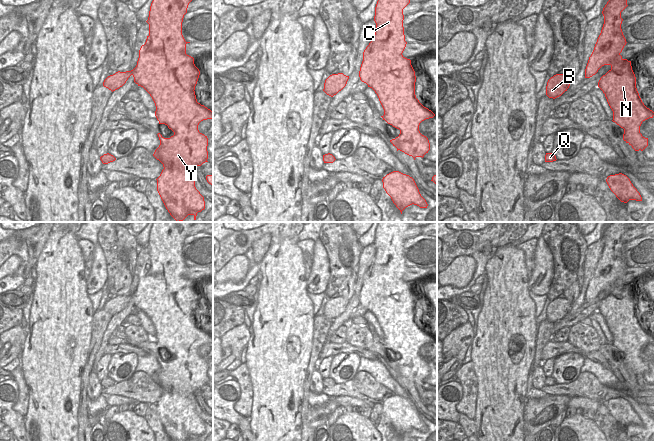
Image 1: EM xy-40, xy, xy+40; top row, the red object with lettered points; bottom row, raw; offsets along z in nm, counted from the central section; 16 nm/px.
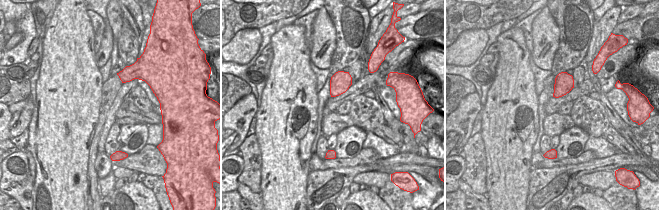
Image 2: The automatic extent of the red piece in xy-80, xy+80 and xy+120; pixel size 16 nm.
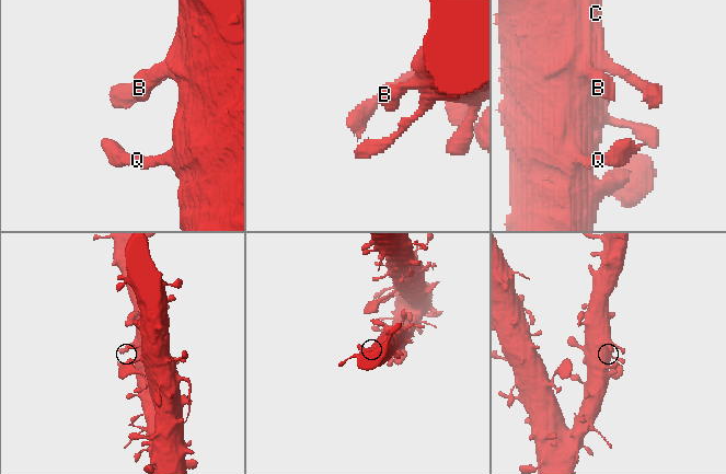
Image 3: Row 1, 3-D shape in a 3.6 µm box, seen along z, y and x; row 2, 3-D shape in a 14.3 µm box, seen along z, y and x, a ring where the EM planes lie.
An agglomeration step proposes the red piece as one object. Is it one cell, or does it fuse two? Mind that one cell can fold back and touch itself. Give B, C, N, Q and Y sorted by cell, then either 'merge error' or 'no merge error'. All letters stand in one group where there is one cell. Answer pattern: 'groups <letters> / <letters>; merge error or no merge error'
groups B C N Q Y; no merge error

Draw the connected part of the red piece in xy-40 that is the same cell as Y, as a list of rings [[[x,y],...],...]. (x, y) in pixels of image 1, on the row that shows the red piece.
[[[153,0],[150,6],[149,17],[146,21],[149,24],[149,35],[146,42],[139,50],[139,58],[136,67],[131,71],[116,72],[108,76],[103,86],[112,92],[122,87],[128,78],[132,75],[134,82],[143,87],[152,97],[155,106],[155,116],[159,124],[165,124],[174,132],[170,138],[164,138],[160,133],[159,147],[155,150],[153,156],[159,160],[164,169],[157,180],[157,191],[170,215],[176,222],[183,221],[188,215],[193,215],[194,220],[198,212],[205,209],[204,197],[195,187],[194,168],[208,162],[208,138],[198,130],[201,121],[213,119],[213,112],[197,102],[195,95],[195,86],[197,84],[200,71],[194,64],[194,58],[186,54],[186,42],[182,35],[182,22],[187,8],[192,0]]]

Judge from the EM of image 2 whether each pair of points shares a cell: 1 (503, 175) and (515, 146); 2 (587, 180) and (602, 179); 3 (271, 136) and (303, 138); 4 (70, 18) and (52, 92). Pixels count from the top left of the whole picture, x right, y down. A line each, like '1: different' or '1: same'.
1: same
2: same
3: same
4: same

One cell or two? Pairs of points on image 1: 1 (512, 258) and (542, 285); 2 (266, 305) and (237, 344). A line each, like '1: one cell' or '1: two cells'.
1: two cells
2: two cells

